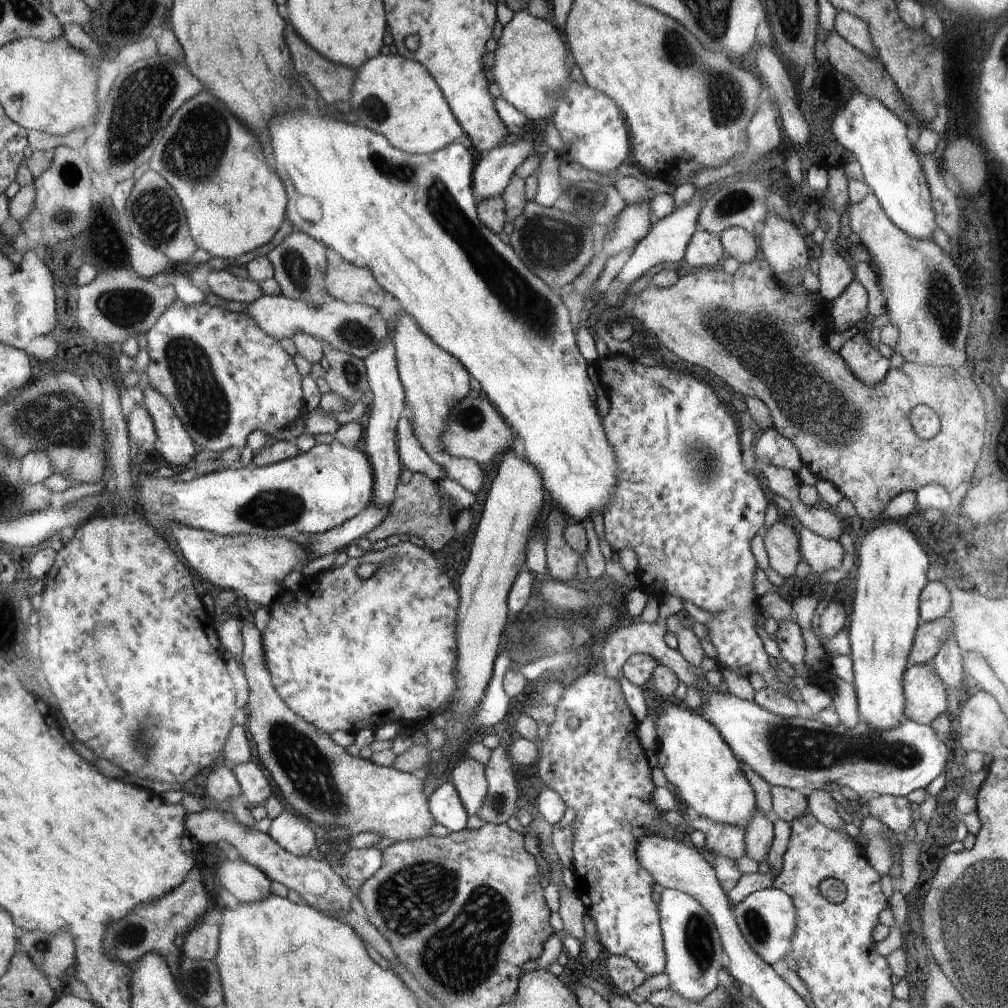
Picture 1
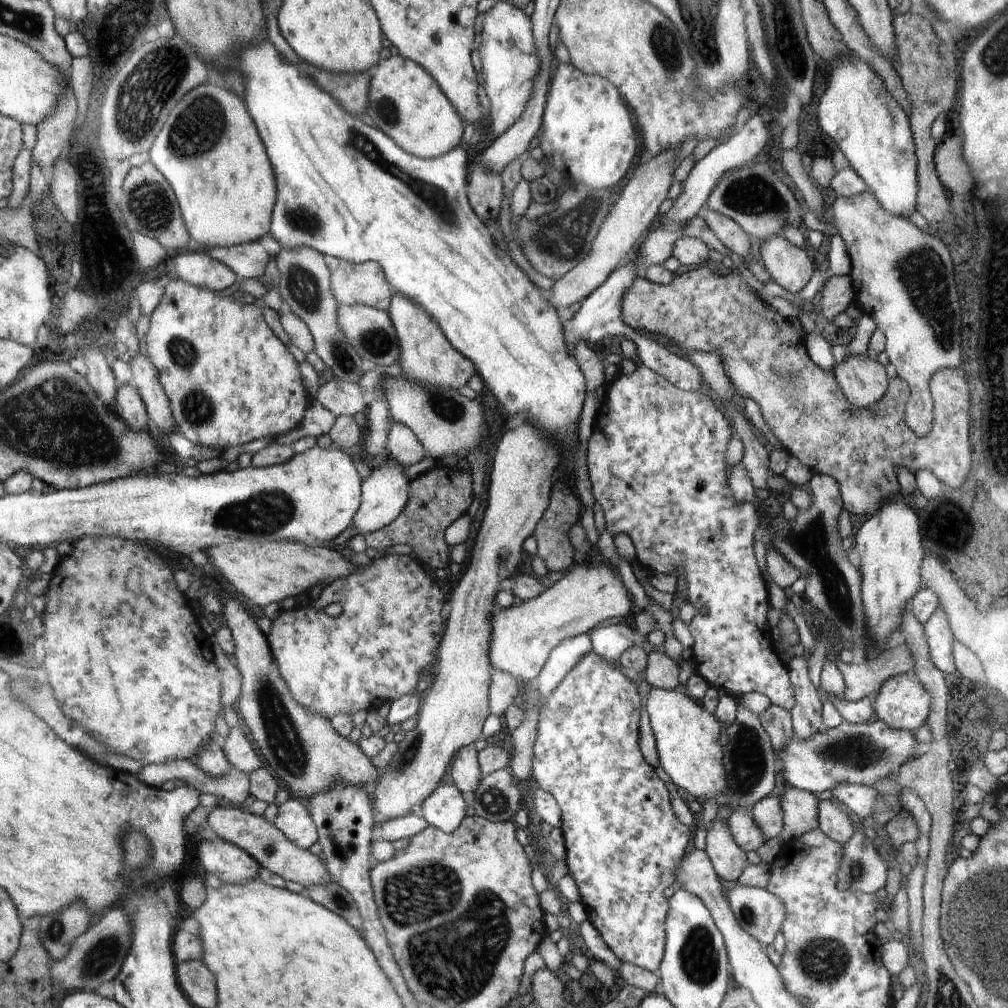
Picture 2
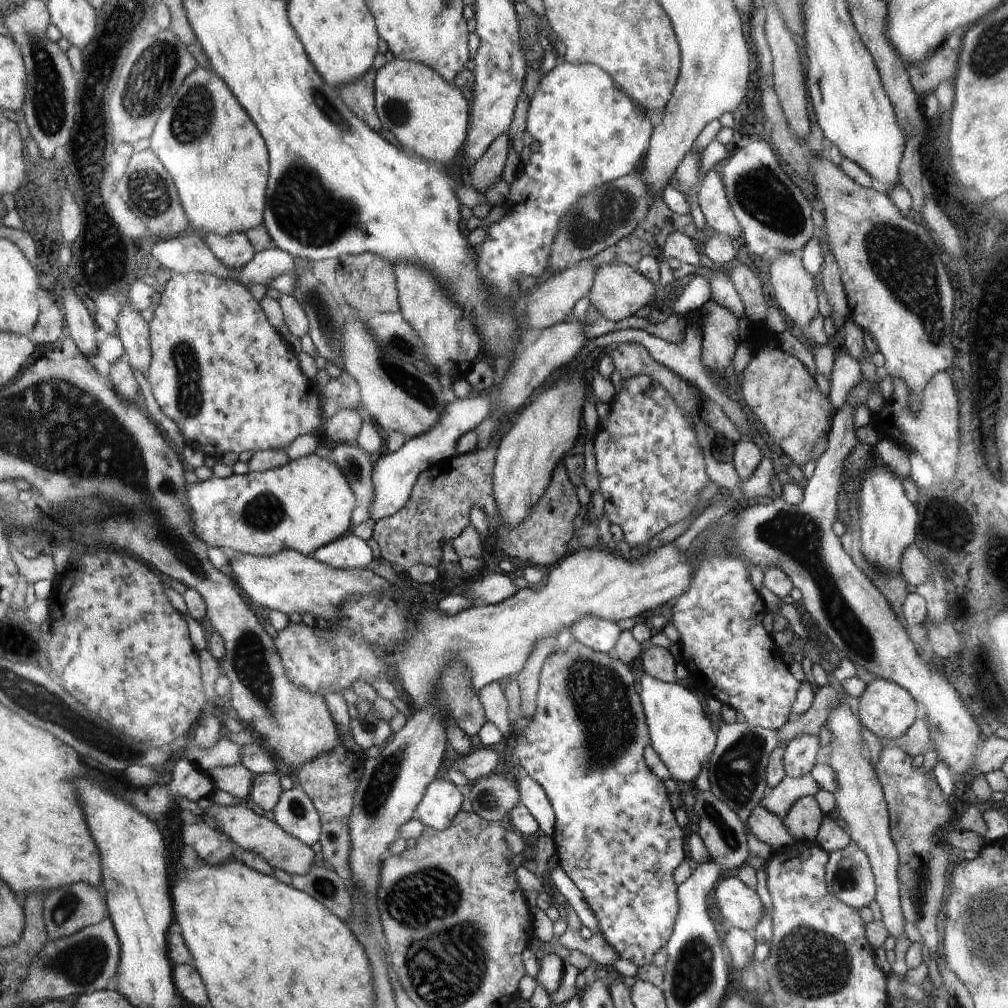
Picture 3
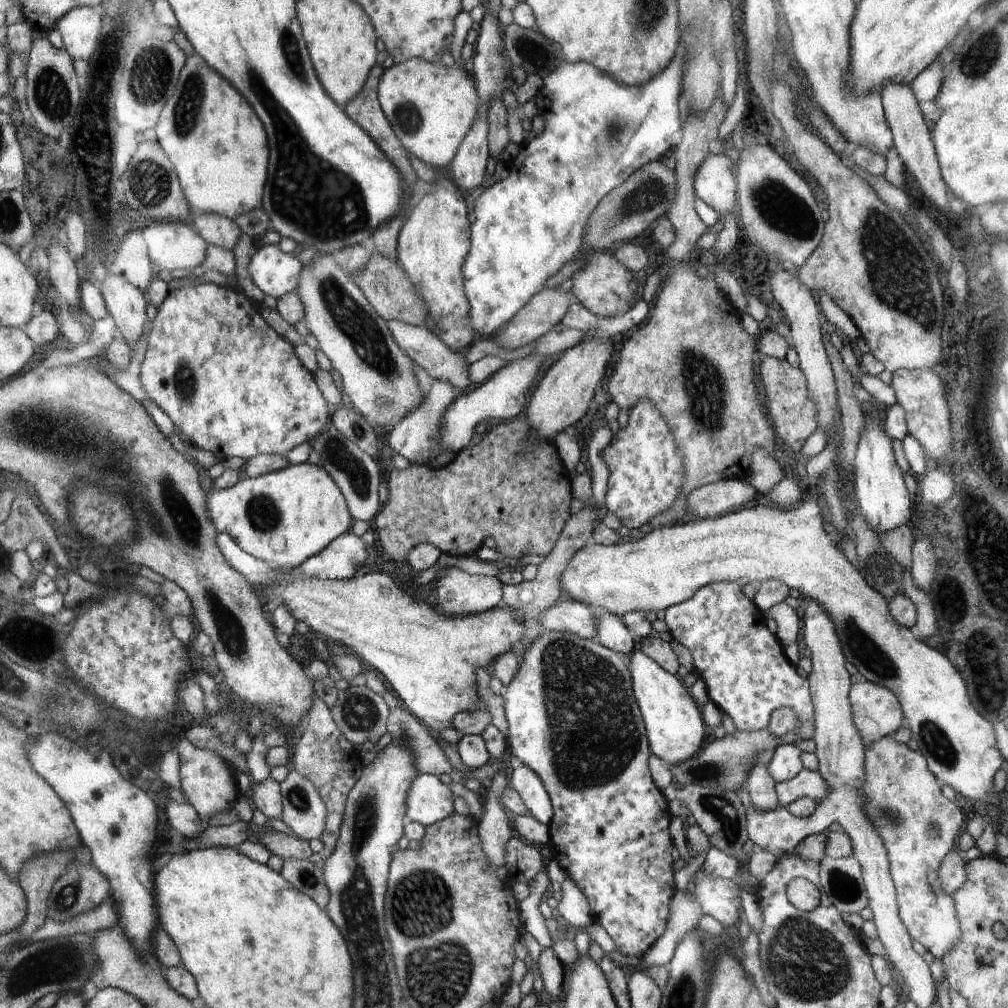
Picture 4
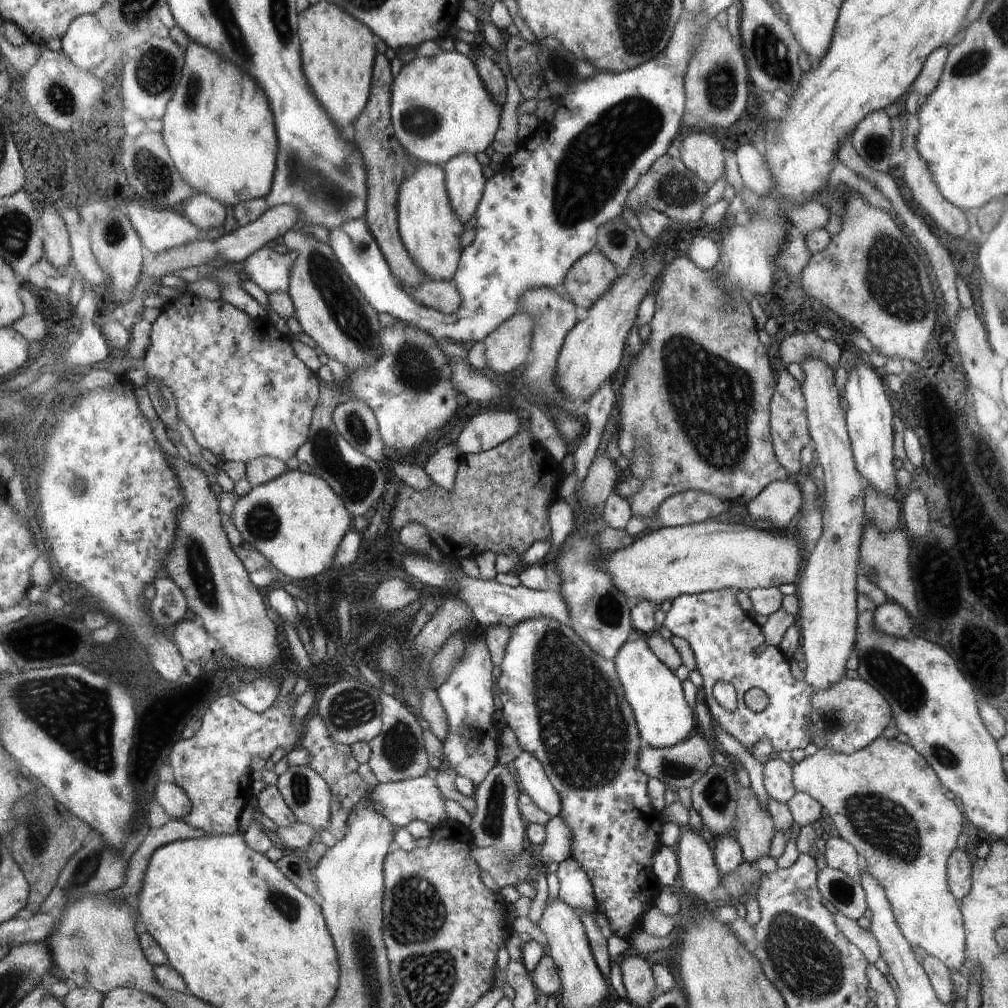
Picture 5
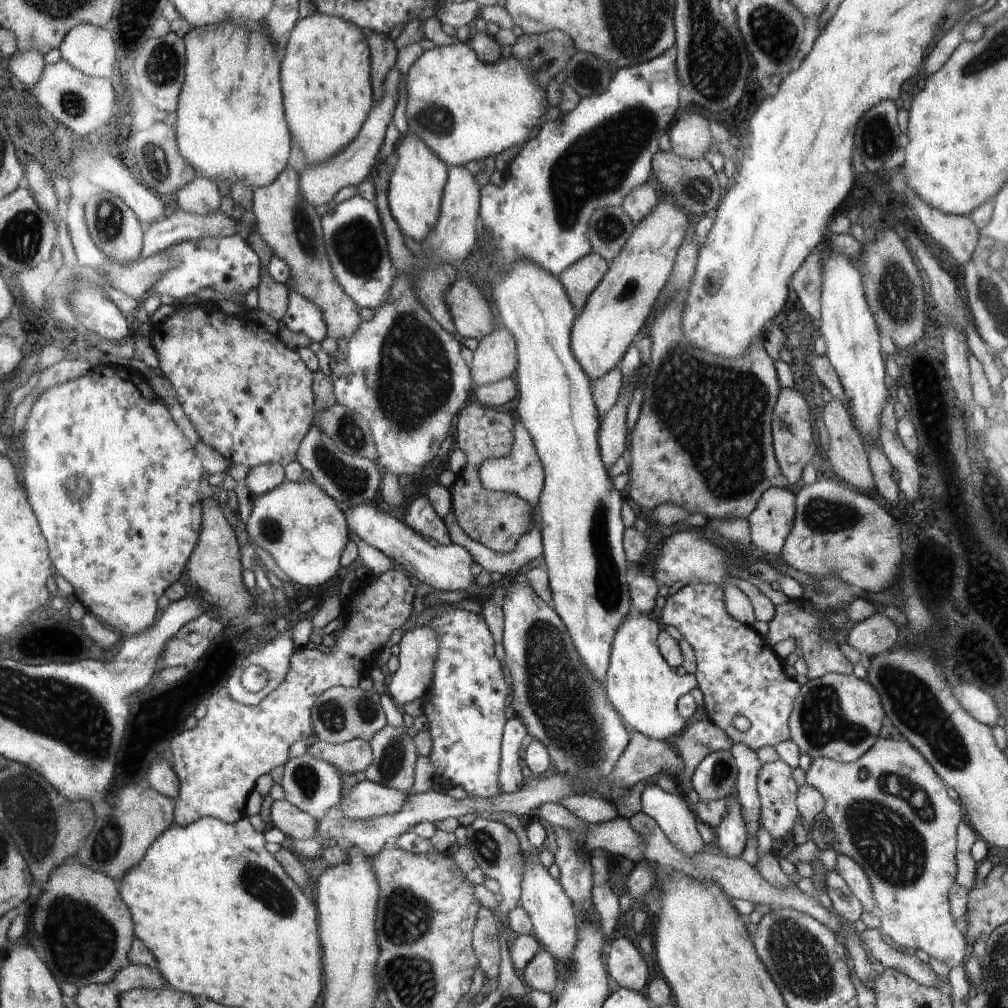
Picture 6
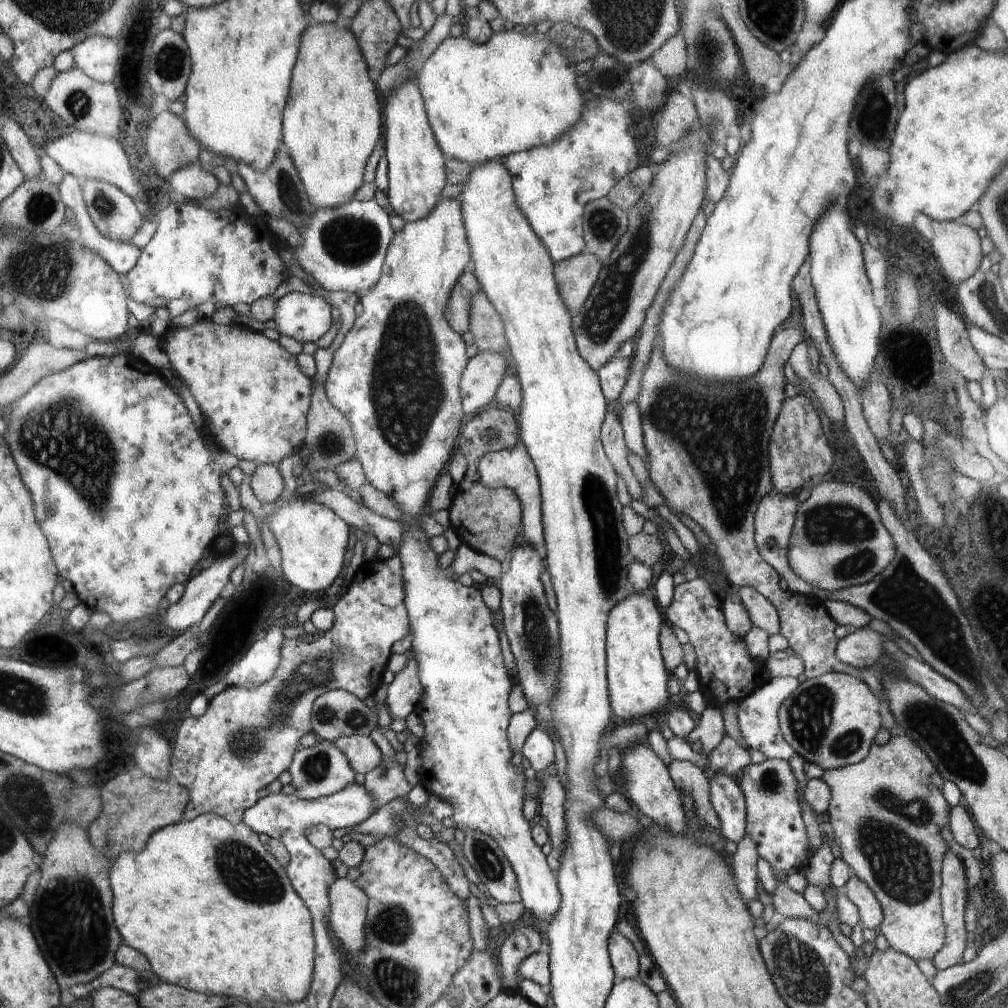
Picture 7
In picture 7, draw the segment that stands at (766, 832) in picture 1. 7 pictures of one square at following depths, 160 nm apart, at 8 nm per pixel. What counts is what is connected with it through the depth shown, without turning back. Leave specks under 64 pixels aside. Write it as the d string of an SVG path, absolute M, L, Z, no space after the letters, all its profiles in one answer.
M902 733L891 739L885 745L873 745L869 748L868 754L860 762L846 765L845 767L826 769L821 778L831 790L831 799L828 809L829 822L832 825L835 836L835 849L844 862L848 863L851 873L863 880L874 896L878 899L883 910L883 921L880 925L881 933L885 936L888 944L902 954L908 955L915 961L918 959L932 960L937 952L945 943L945 924L942 918L941 907L941 870L944 855L949 851L948 843L940 833L942 828L949 825L949 816L951 815L951 806L948 804L944 795L942 795L942 786L945 780L936 770L934 763L928 758L928 755L906 734Z

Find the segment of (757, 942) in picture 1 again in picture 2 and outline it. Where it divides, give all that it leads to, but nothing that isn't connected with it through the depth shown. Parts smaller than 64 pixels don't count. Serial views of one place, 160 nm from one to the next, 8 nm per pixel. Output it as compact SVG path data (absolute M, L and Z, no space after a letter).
M732 882L722 890L740 927L754 936L763 948L773 944L784 922L784 904L768 890Z

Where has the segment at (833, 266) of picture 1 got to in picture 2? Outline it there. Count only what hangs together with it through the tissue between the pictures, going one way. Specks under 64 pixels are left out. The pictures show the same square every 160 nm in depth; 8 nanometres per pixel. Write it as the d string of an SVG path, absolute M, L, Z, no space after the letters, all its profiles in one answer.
M832 275L825 281L822 292L822 314L833 322L833 318L845 312L855 298L849 275Z

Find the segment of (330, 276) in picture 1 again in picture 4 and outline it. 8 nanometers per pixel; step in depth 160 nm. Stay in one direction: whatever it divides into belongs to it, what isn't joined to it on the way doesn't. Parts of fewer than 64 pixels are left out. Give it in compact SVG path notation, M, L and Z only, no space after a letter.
M374 250L370 254L368 264L362 268L360 274L351 274L352 281L362 290L362 293L376 313L387 322L390 320L398 320L405 324L415 325L419 323L418 312L422 306L426 306L414 292L412 282L406 277L406 272L400 269L395 260L384 258L380 252Z

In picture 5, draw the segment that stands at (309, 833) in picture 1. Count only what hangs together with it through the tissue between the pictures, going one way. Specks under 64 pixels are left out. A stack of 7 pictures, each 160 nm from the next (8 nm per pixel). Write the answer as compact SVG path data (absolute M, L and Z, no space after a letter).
M308 765L288 767L275 784L296 820L322 831L331 817L331 790L325 778Z

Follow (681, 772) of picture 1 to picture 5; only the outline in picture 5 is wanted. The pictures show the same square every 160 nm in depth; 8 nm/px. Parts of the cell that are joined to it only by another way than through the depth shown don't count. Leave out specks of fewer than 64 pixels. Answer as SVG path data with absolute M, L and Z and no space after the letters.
M646 636L628 639L613 661L642 740L652 748L667 749L685 741L699 730L695 711L684 699L682 682L653 653L647 645Z

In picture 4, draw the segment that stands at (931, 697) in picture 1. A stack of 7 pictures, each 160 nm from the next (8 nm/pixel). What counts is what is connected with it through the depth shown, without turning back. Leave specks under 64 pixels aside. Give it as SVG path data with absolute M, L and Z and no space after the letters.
M872 682L851 684L848 702L852 722L864 743L891 736L905 721L896 696Z

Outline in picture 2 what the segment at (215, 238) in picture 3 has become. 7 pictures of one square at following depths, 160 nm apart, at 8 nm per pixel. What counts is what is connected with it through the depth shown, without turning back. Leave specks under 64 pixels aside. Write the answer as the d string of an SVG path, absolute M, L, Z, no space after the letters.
M258 242L224 248L210 247L205 250L212 259L229 266L240 279L260 279L270 262L269 253Z

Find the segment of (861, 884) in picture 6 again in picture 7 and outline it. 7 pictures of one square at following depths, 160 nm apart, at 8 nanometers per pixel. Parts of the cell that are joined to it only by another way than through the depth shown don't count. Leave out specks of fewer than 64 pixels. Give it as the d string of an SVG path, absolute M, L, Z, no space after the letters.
M851 873L842 890L850 902L853 902L858 908L864 927L874 930L882 924L883 910L881 904L863 880Z

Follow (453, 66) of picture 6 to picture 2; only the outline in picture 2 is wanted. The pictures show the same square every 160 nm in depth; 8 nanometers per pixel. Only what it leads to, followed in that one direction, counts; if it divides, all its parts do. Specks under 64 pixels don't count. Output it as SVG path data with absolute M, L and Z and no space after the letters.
M399 54L380 59L366 72L370 80L365 112L372 118L374 126L387 134L402 150L431 159L458 147L465 124L427 70Z

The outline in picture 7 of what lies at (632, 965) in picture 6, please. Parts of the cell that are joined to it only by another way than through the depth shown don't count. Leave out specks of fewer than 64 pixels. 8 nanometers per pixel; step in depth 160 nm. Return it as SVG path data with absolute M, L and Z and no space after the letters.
M618 930L610 933L607 949L617 981L639 978L639 954L632 943Z

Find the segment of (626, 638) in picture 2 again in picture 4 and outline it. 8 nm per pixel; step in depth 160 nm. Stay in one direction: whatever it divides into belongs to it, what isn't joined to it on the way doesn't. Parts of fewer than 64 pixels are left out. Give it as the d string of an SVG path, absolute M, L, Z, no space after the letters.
M561 598L552 608L548 608L542 614L542 626L547 631L568 632L589 640L596 636L596 620L592 610L572 598Z

